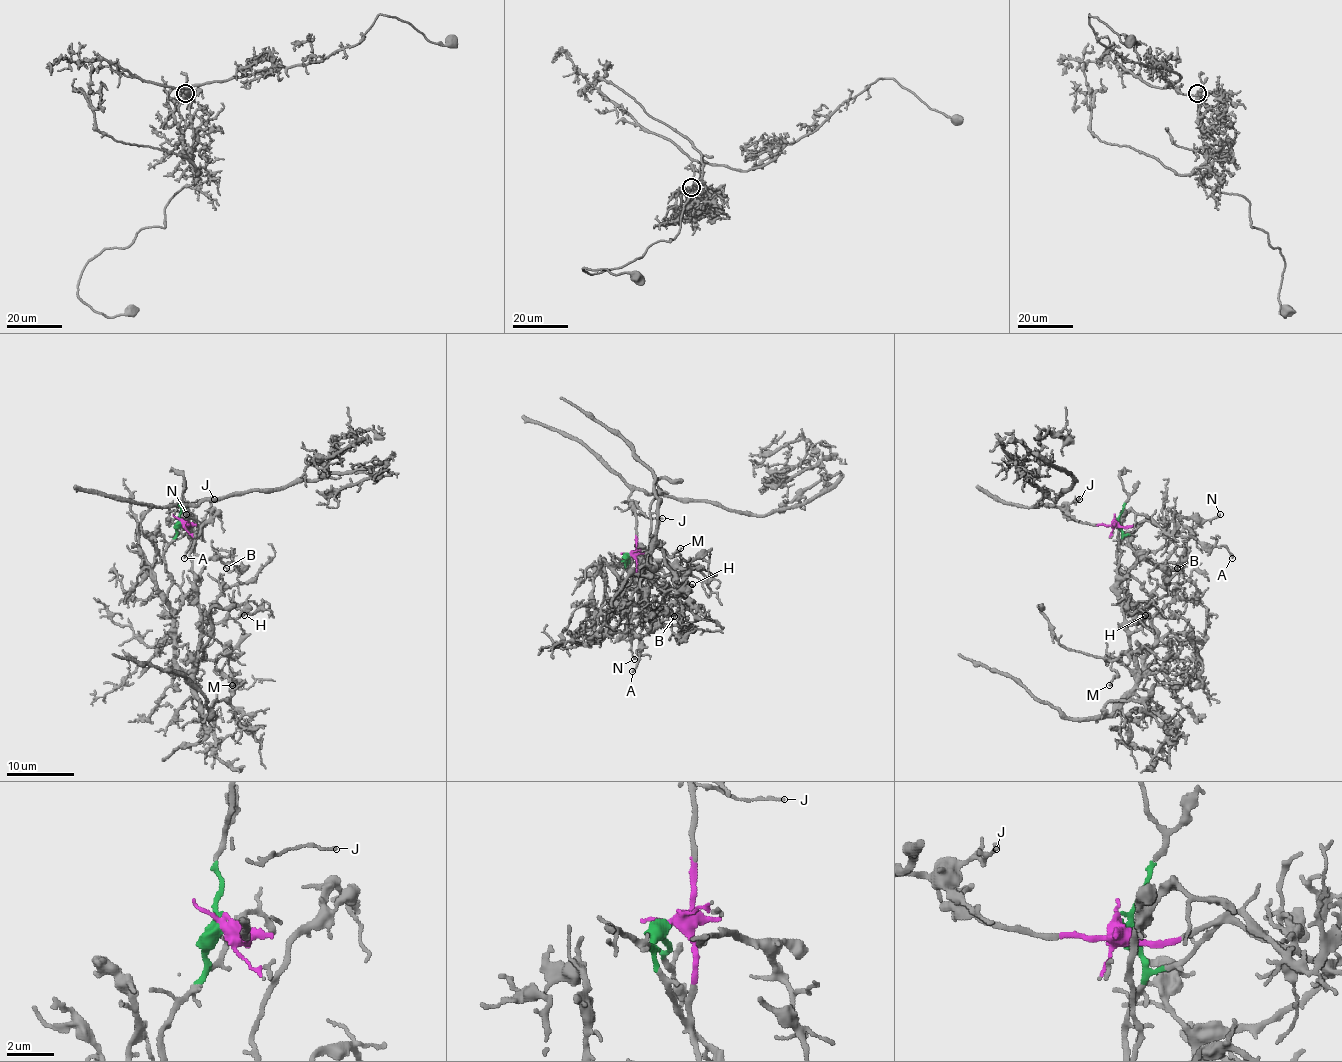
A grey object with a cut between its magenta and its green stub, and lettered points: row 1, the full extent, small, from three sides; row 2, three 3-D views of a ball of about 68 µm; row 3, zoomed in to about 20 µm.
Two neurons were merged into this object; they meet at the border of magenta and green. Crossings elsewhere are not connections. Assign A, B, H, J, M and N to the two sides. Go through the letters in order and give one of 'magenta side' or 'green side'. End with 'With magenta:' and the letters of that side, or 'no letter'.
A: magenta side
B: green side
H: green side
J: magenta side
M: green side
N: magenta side
With magenta: A, J, N

